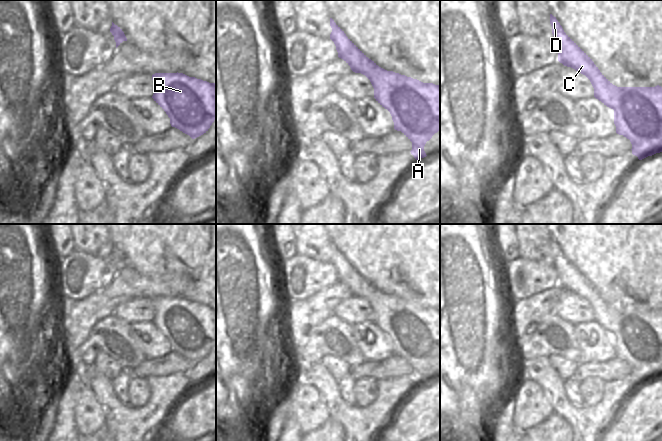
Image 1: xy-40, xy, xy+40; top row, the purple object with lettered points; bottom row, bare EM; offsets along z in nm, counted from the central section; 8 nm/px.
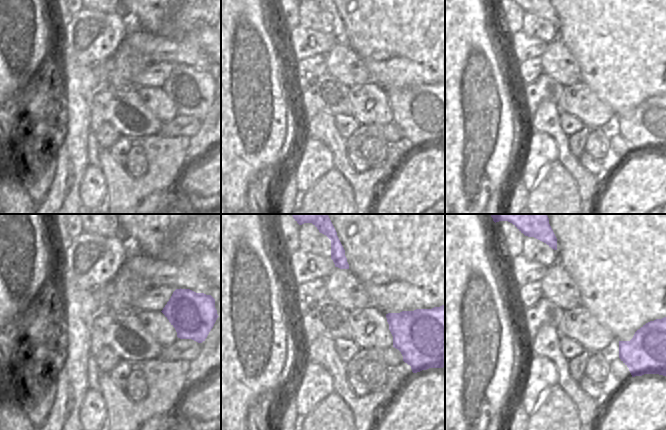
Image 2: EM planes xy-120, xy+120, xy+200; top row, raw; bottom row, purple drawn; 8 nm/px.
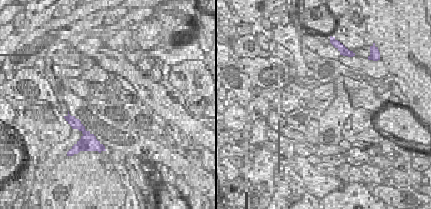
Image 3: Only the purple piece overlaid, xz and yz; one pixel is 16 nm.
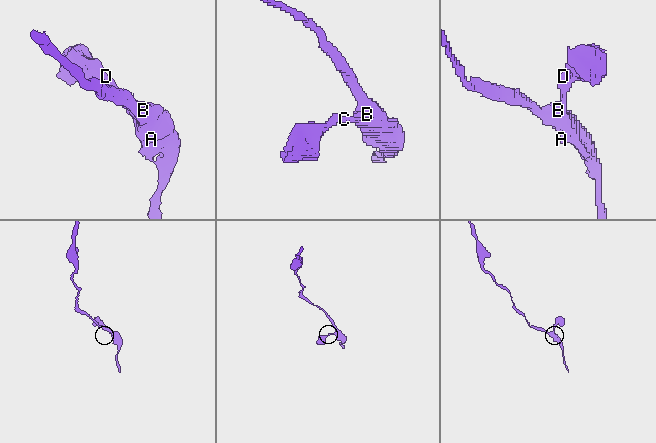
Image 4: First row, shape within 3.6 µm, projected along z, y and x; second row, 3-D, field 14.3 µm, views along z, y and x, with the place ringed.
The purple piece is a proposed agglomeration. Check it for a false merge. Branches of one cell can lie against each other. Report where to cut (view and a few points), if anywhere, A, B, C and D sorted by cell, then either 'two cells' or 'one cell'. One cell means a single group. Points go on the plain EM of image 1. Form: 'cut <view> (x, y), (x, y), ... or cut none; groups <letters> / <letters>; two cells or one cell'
cut none; groups A B C D; one cell

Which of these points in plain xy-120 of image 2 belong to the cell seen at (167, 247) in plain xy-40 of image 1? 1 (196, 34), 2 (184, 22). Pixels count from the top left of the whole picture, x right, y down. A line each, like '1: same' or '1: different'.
1: same
2: different

